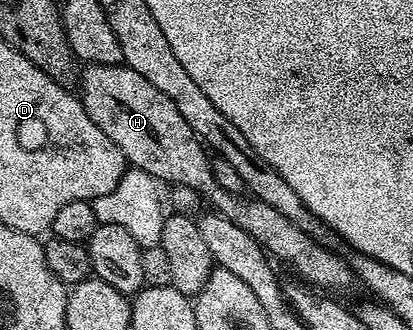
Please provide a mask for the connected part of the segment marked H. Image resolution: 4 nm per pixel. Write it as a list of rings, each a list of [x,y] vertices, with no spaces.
[[[124,63],[86,64],[80,89],[79,104],[85,108],[87,115],[91,115],[93,128],[99,130],[109,142],[115,143],[119,151],[123,151],[126,162],[132,168],[147,171],[147,175],[151,175],[158,183],[166,181],[169,187],[182,185],[196,191],[204,200],[206,197],[216,212],[231,219],[231,223],[238,227],[243,227],[243,231],[247,231],[270,258],[278,262],[286,261],[310,286],[321,291],[337,291],[333,289],[345,289],[349,284],[354,284],[352,264],[321,245],[325,243],[318,238],[291,223],[287,215],[279,215],[279,211],[275,211],[275,207],[267,207],[267,203],[245,195],[228,194],[219,187],[212,175],[210,154],[201,138],[195,135],[195,131],[191,131],[191,127],[187,127],[187,119],[179,115],[175,103],[171,103],[163,91],[151,87],[151,83],[147,83],[139,71]]]

